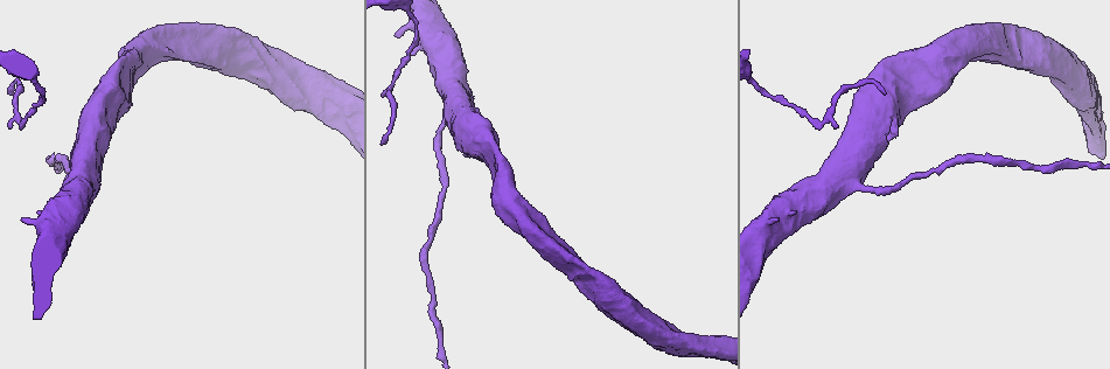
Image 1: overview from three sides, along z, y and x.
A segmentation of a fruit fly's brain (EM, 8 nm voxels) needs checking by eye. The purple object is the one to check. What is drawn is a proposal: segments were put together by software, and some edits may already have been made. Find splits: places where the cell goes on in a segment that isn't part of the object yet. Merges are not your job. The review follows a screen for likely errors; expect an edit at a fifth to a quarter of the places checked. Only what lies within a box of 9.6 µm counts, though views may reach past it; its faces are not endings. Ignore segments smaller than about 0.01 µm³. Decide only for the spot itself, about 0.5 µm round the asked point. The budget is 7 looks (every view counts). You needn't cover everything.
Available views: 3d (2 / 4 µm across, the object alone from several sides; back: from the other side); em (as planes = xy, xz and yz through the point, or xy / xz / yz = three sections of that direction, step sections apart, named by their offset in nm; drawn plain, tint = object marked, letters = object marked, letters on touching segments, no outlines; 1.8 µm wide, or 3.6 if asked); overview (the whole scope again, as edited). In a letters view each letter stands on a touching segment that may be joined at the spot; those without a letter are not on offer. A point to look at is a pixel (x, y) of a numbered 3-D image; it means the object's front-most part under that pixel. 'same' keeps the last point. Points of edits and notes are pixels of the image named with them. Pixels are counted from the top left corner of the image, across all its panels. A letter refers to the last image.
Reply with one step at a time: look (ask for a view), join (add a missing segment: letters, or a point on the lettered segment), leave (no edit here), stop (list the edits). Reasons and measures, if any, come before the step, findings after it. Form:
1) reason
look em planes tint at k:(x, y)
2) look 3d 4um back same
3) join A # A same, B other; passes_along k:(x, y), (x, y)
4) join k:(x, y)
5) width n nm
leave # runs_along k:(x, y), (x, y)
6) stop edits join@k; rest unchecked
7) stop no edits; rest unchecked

calibre changes
look em 3.6um xz step 8 tint at 1:(413, 16)

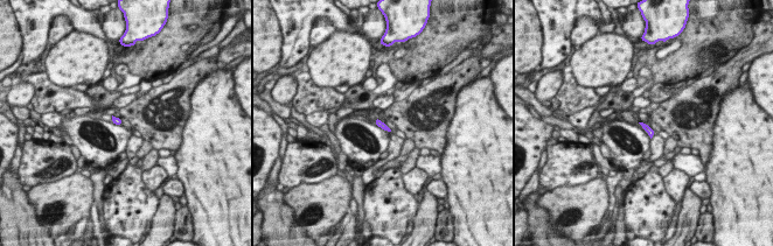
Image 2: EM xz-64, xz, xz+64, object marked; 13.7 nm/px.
look em 3.6um planes letters same

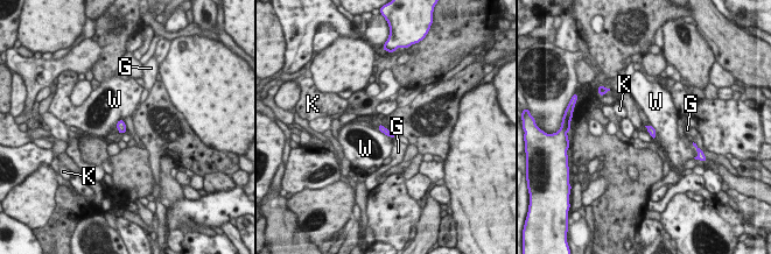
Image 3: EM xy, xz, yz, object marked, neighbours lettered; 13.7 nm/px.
width 90 nm
leave # G other, K other, W other; border 3:(123, 119), (116, 125); no lettered segment goes on from it

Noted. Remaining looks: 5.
sharp bend
look em planes tint at 1:(394, 83)

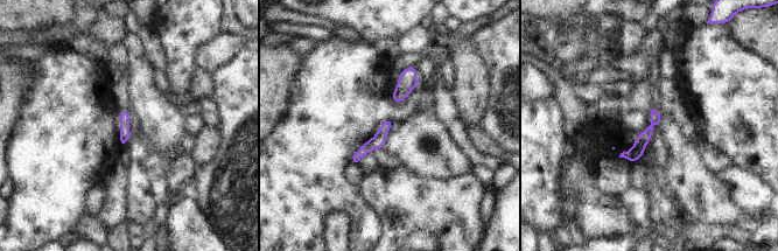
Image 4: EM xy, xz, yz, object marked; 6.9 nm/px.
see the neighbours
look em planes letters same

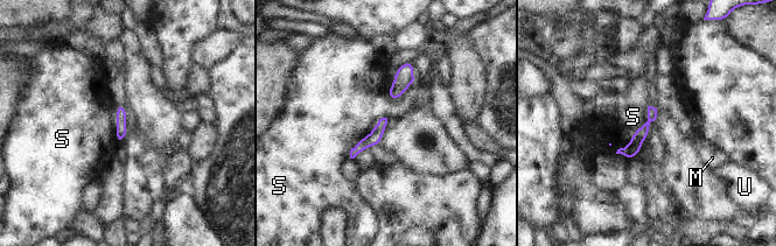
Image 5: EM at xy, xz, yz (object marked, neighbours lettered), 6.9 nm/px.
longest_contact S 110 nm
leave # M other, S other, U other; border 5:(366, 135), (355, 143); no lettered segment goes on from it

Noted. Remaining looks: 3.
free end
look em planes letters at 1:(889, 57)

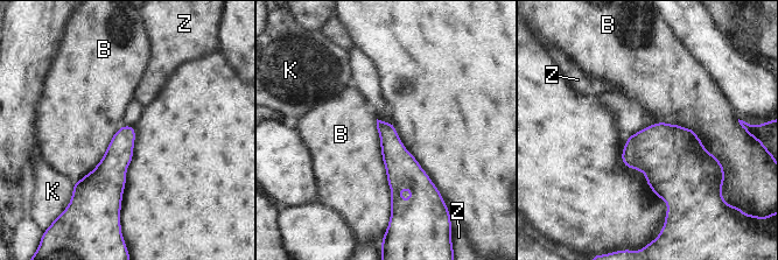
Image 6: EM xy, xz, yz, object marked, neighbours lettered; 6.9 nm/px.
longest_contact B 650 nm
leave # B other, K other, Z other; border 6:(376, 119), (391, 211); no lettered segment goes on from it

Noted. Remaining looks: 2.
stop no edits; rest unchecked

